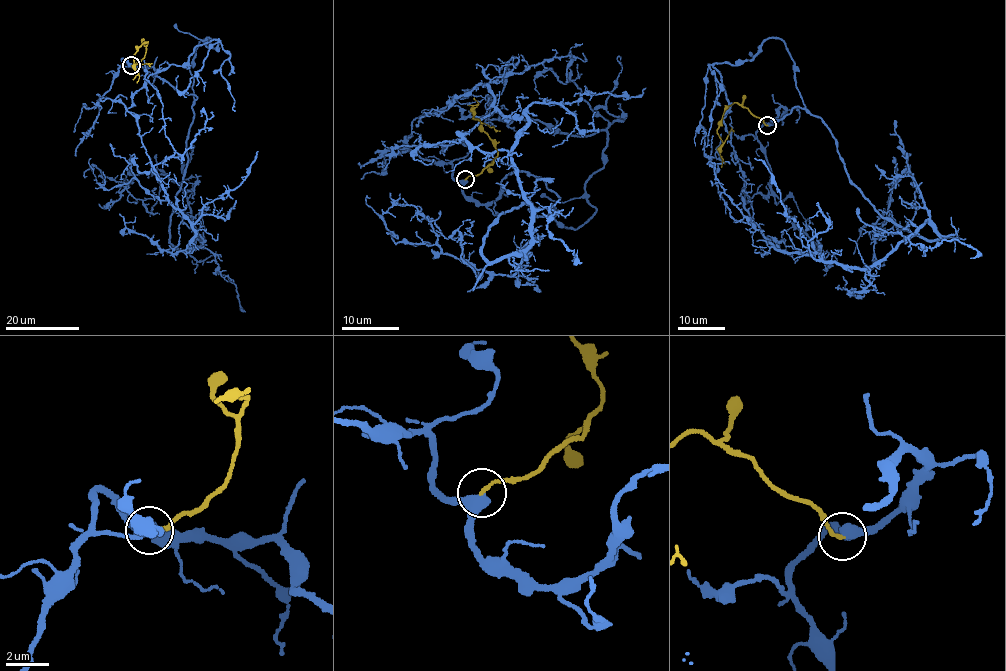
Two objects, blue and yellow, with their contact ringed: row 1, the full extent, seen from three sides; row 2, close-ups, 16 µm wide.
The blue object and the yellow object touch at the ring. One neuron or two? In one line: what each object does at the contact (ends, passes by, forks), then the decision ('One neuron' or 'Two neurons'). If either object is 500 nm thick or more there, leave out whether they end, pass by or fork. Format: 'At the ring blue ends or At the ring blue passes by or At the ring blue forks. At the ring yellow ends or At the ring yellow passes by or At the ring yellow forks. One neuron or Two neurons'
At the ring blue passes by. At the ring yellow ends. One neuron

